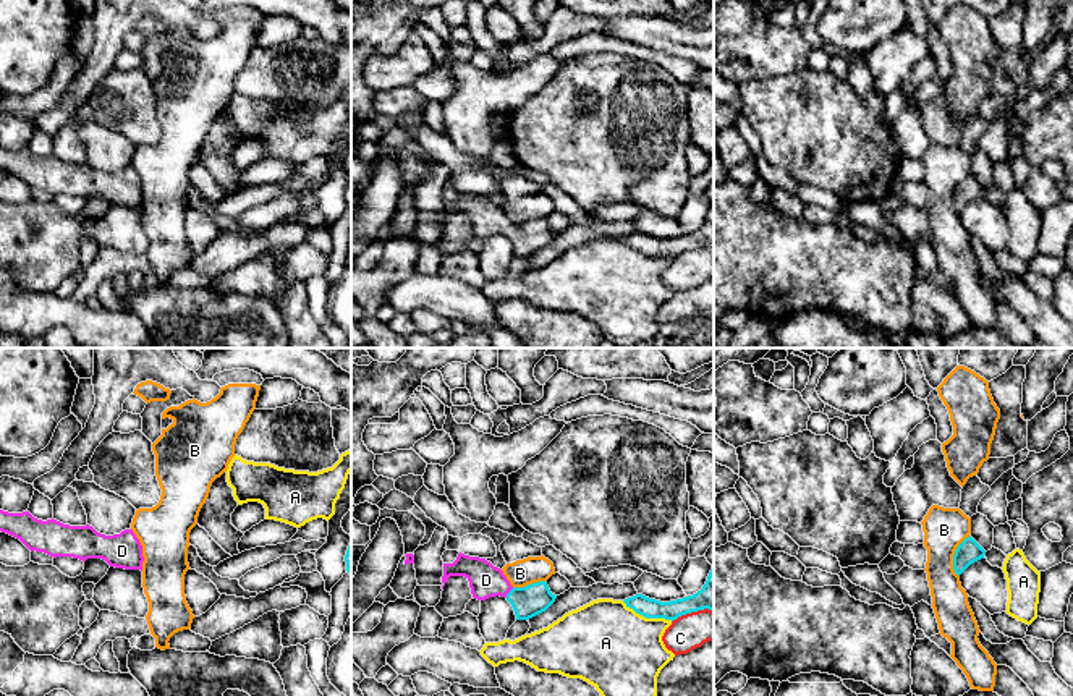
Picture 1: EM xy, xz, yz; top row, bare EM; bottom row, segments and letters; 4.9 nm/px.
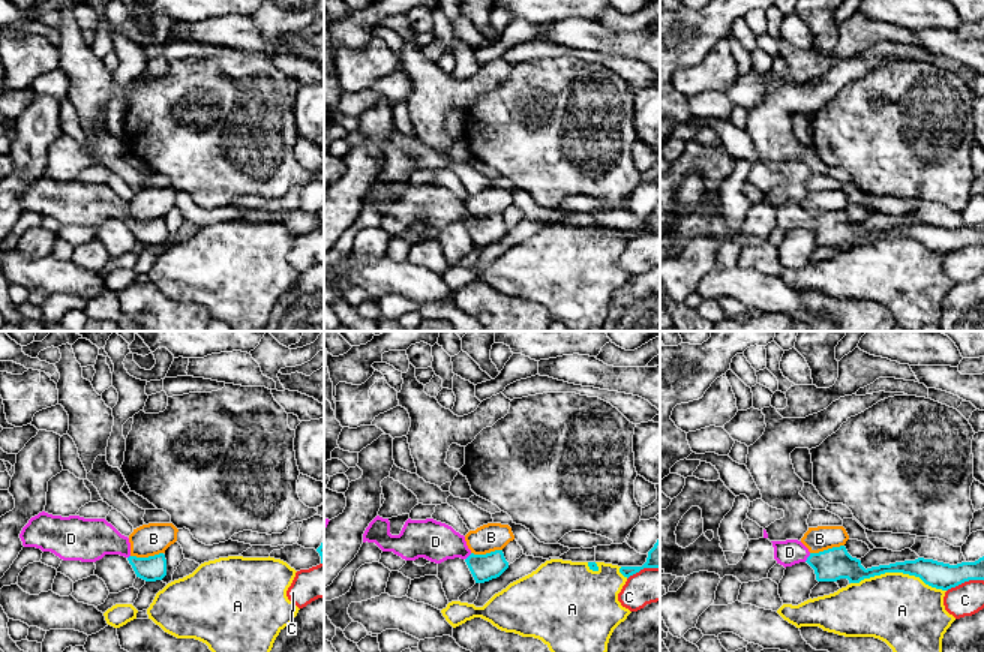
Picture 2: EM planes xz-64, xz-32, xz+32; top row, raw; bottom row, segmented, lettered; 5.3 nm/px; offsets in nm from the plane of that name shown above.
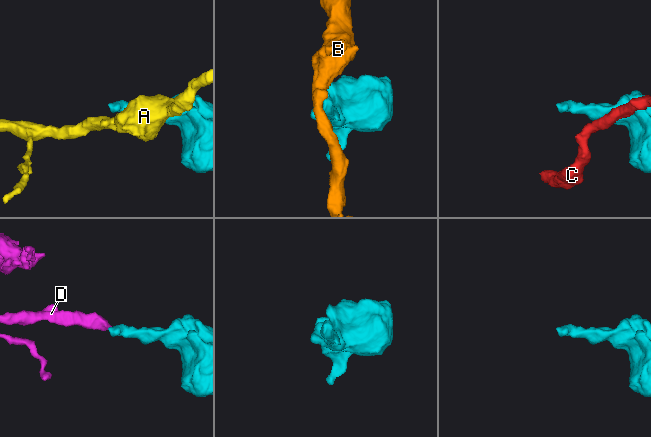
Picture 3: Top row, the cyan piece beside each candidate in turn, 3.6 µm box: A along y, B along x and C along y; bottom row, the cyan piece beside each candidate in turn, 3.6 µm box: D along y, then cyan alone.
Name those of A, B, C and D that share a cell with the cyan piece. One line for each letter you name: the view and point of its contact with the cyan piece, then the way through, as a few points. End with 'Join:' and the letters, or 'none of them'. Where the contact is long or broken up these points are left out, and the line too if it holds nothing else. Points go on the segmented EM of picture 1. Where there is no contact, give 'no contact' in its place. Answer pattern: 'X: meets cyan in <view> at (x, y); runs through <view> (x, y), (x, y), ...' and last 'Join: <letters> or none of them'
D: meets cyan in xz at (508, 593); runs through xz (533, 599), (521, 599), (508, 593), (486, 580)
Join: D

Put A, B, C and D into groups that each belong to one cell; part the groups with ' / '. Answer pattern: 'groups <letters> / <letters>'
groups A / B / C / D

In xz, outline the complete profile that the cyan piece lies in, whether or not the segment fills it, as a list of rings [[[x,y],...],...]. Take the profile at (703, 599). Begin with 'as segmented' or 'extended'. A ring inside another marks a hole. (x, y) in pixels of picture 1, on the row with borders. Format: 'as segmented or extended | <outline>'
as segmented | [[[714,568],[710,570],[702,589],[693,596],[670,602],[660,602],[643,594],[636,594],[625,599],[623,602],[626,604],[626,607],[633,609],[636,613],[646,618],[665,618],[672,622],[681,615],[704,609],[714,612]]]

